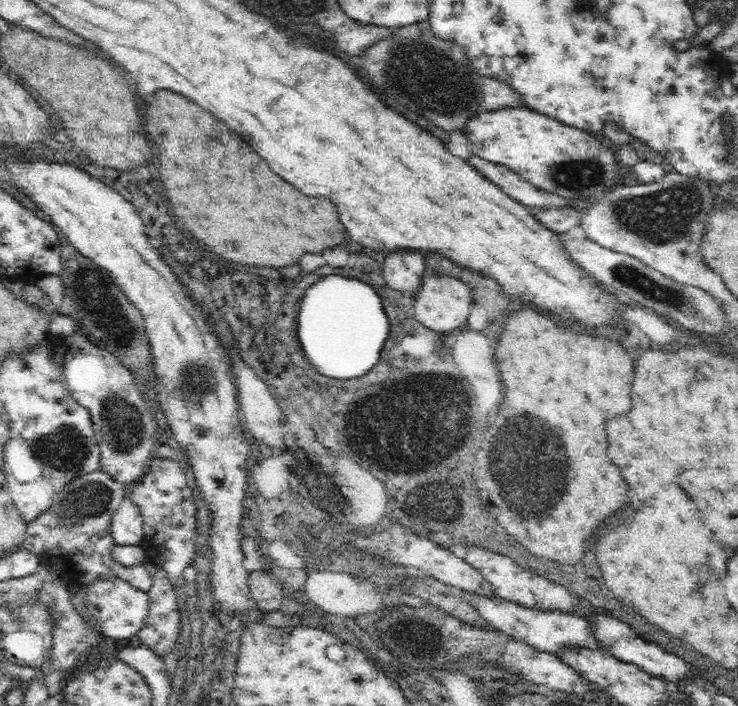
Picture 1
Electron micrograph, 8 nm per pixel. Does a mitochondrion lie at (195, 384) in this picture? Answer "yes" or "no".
yes

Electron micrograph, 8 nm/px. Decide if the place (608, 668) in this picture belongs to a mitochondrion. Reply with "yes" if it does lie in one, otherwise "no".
no

